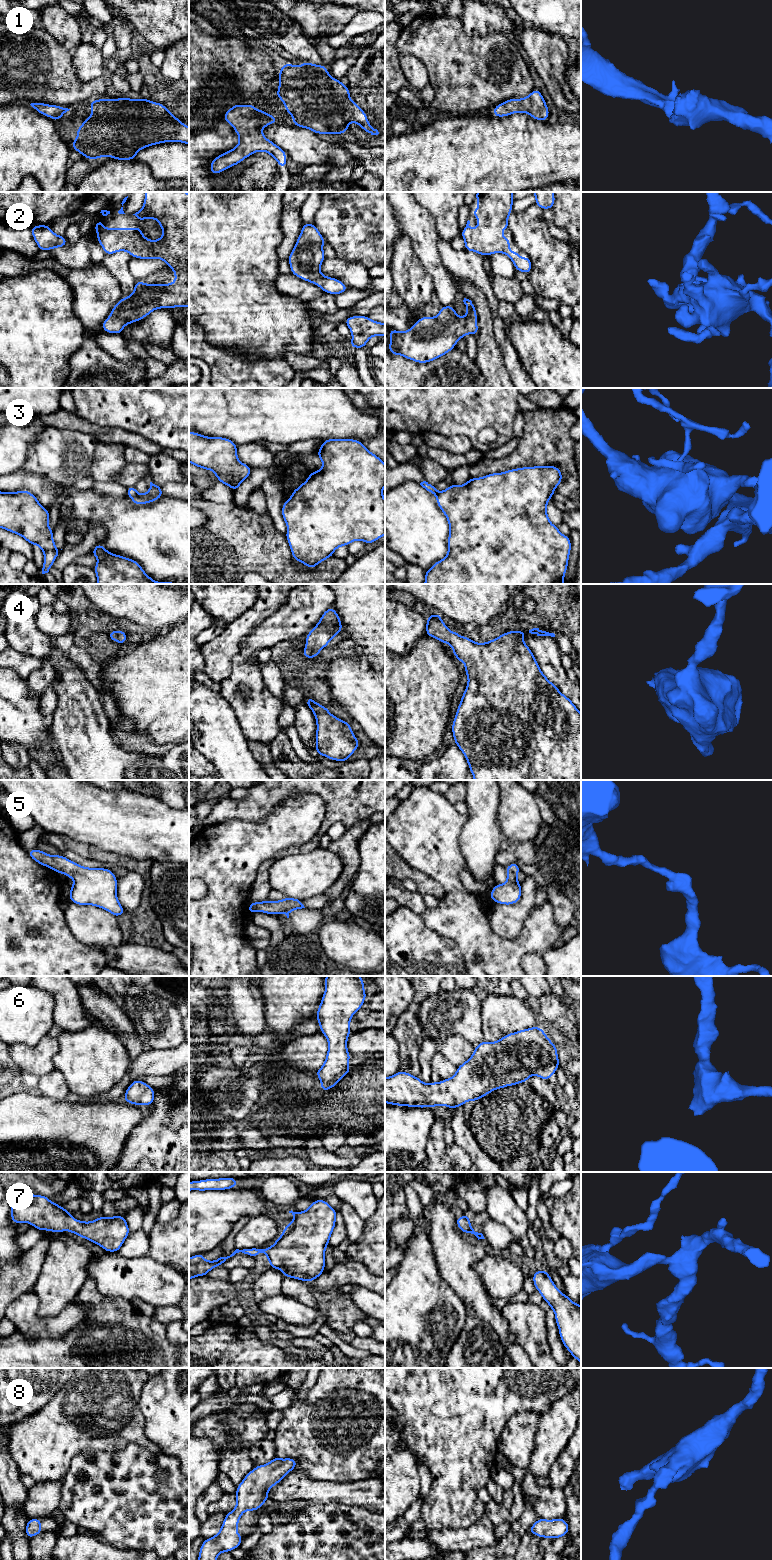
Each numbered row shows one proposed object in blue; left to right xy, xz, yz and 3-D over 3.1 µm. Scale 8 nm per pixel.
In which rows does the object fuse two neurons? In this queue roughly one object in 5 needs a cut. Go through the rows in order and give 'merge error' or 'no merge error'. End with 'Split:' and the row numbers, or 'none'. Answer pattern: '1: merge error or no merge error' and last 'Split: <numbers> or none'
1: no merge error
2: no merge error
3: merge error
4: no merge error
5: no merge error
6: no merge error
7: no merge error
8: no merge error
Split: 3

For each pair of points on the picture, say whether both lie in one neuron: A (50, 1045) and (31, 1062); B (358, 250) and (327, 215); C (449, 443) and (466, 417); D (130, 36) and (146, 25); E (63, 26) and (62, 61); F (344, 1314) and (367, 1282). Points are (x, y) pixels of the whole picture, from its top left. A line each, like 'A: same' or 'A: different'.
A: same
B: same
C: different
D: different
E: different
F: different

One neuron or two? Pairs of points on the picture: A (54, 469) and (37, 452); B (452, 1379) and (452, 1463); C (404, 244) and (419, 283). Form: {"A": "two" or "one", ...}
{"A": "one", "B": "one", "C": "one"}

